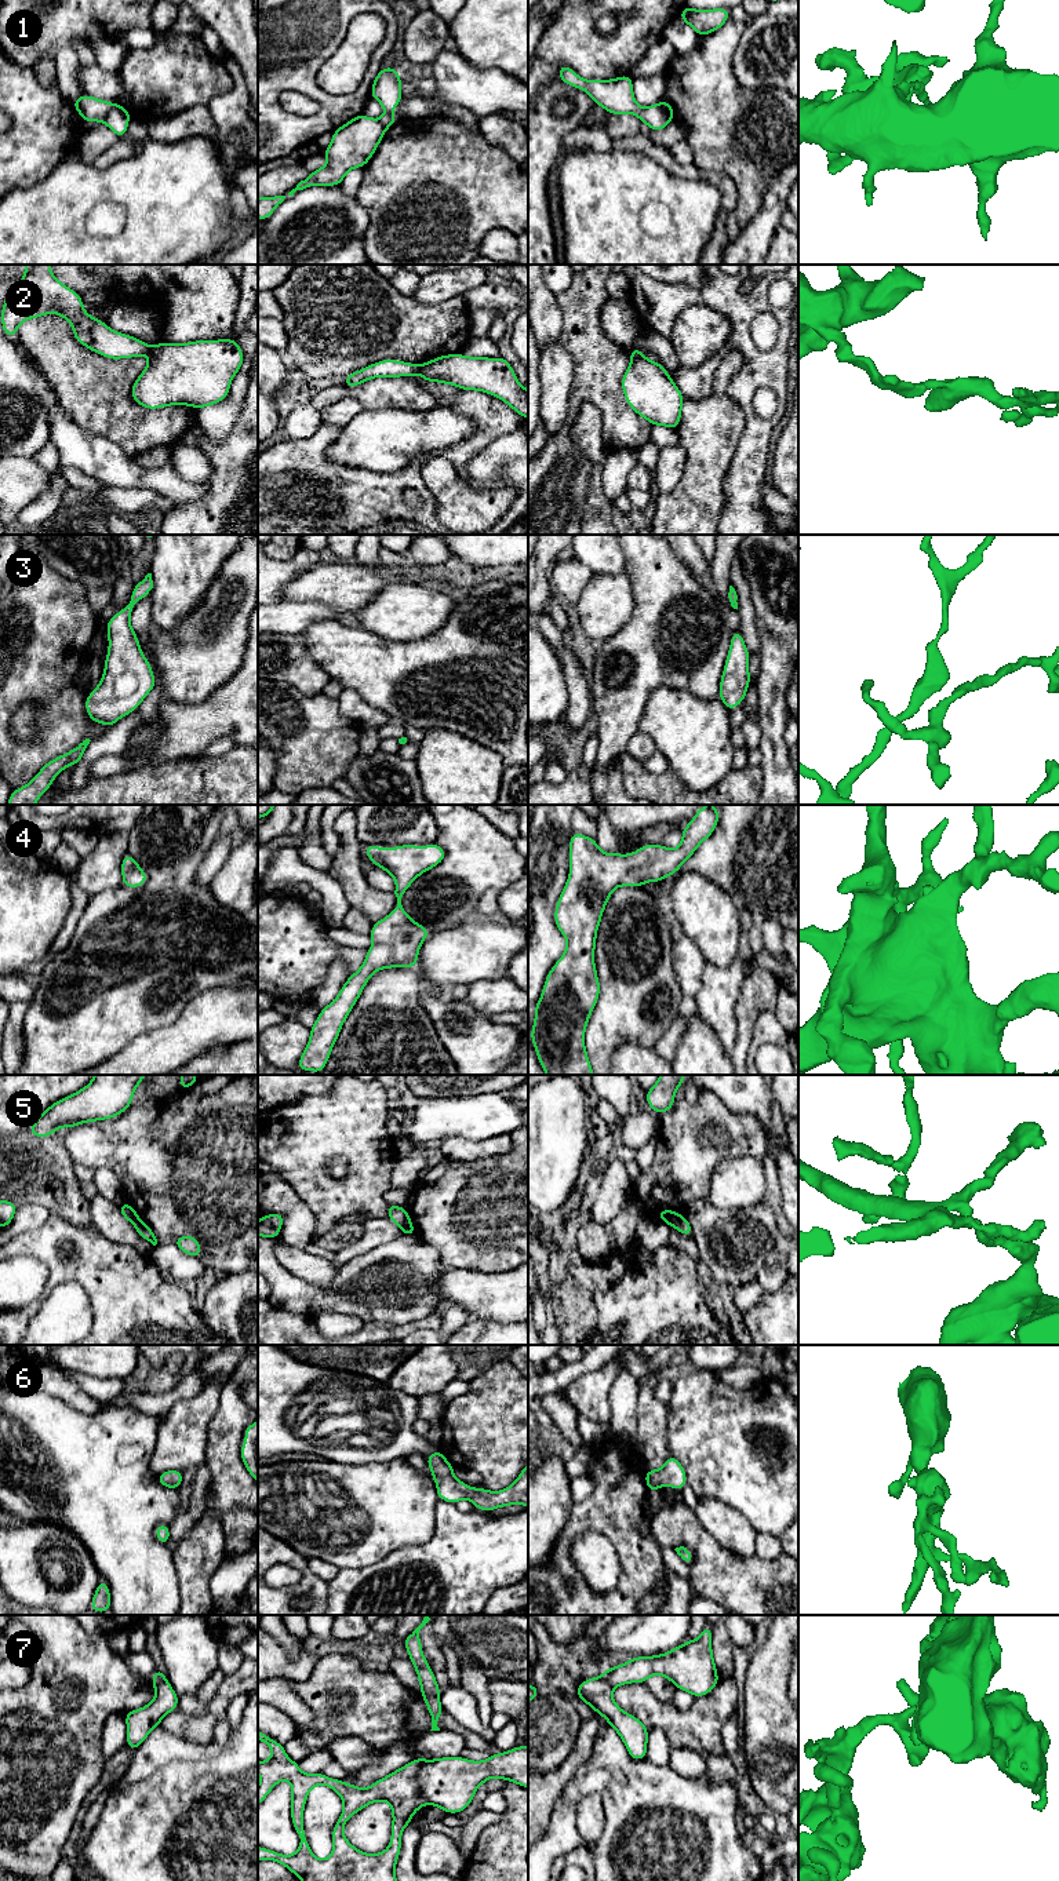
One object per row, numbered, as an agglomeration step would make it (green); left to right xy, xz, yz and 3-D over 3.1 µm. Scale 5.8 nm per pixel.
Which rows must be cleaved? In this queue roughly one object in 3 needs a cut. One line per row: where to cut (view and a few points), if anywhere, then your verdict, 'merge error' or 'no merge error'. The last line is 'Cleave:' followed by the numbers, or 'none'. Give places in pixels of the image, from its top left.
1: cut xy (115, 104), (104, 121); merge error
2: cut xz (421, 365), (417, 372); merge error
3: cut none; no merge error
4: cut none; no merge error
5: cut yz (681, 1216), (673, 1225); merge error
6: cut none; no merge error
7: cut xz (422, 1694), (437, 1698); merge error
Cleave: 1, 2, 5, 7

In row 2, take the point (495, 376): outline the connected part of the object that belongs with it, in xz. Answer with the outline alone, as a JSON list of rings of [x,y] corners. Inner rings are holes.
[[[447,354],[422,364],[418,373],[425,382],[492,394],[528,419],[528,390],[517,380],[512,365],[503,357]]]

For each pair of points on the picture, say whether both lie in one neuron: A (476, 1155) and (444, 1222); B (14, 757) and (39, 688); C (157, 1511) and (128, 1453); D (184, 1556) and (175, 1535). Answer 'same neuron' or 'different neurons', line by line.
A: different neurons
B: same neuron
C: same neuron
D: different neurons

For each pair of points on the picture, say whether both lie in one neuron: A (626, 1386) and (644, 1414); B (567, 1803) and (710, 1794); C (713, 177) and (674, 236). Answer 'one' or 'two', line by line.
A: two
B: one
C: two

